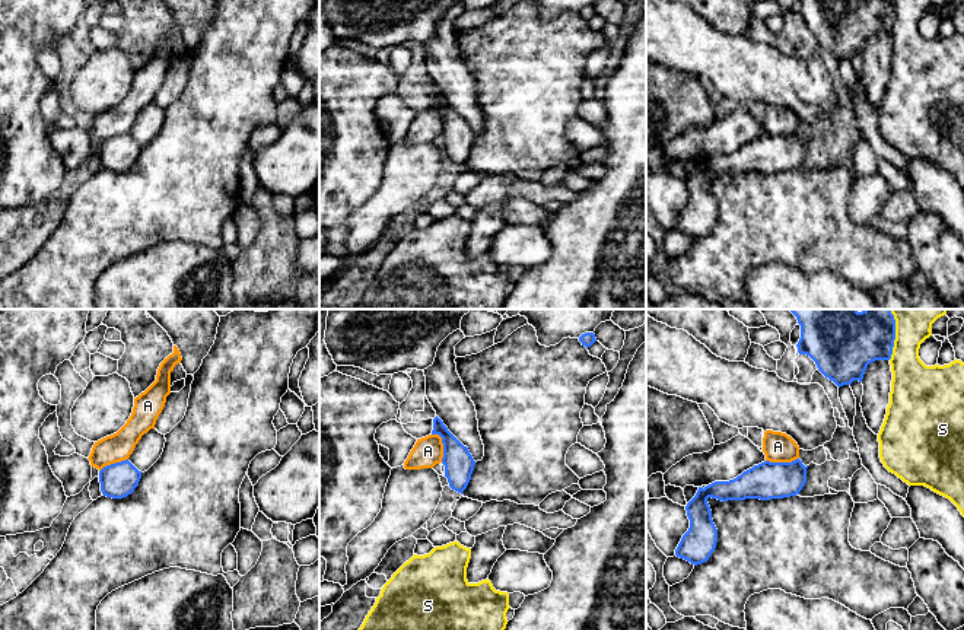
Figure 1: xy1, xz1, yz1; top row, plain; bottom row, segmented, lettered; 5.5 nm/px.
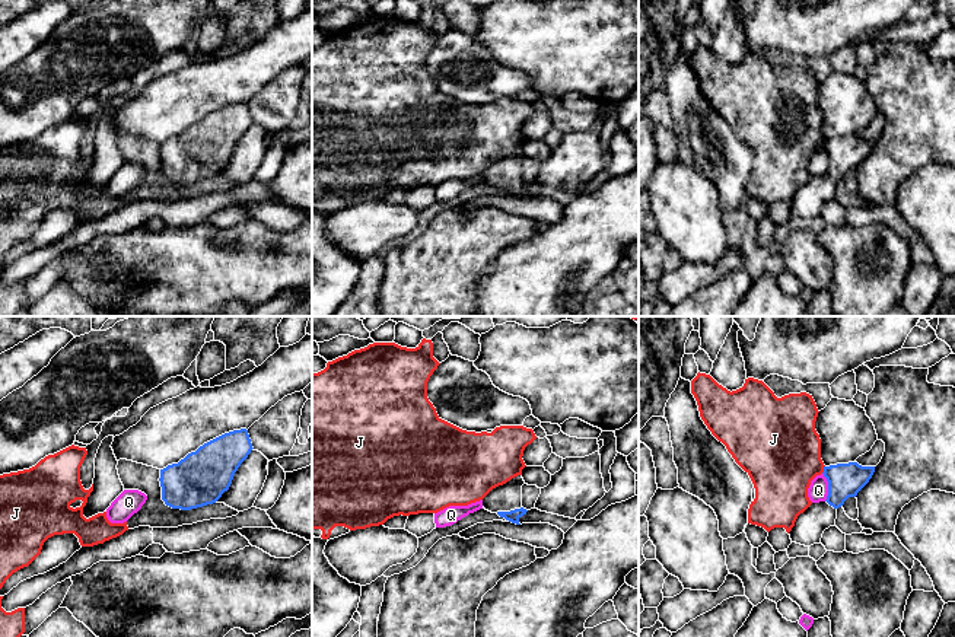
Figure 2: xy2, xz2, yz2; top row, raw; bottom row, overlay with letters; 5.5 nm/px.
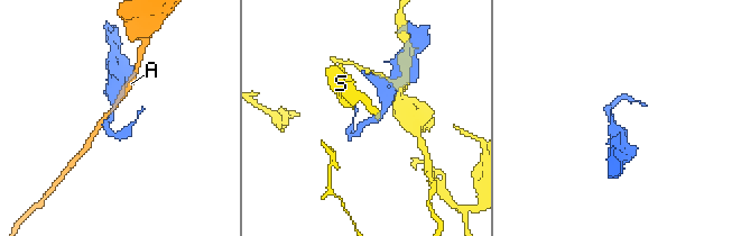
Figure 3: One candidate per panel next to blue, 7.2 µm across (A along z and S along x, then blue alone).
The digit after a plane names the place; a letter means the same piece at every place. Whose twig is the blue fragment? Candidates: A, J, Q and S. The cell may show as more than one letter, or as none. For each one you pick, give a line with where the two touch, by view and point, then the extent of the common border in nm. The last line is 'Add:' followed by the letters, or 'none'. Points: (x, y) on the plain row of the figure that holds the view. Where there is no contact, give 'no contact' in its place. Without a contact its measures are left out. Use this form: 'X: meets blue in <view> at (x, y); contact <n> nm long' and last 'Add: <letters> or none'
Add: none

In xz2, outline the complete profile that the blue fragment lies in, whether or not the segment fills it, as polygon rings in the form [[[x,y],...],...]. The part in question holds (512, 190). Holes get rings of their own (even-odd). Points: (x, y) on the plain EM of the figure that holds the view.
[[[518,149],[503,159],[493,162],[484,172],[483,181],[491,187],[497,187],[506,194],[521,198],[519,192],[526,188],[522,181],[522,149]]]

